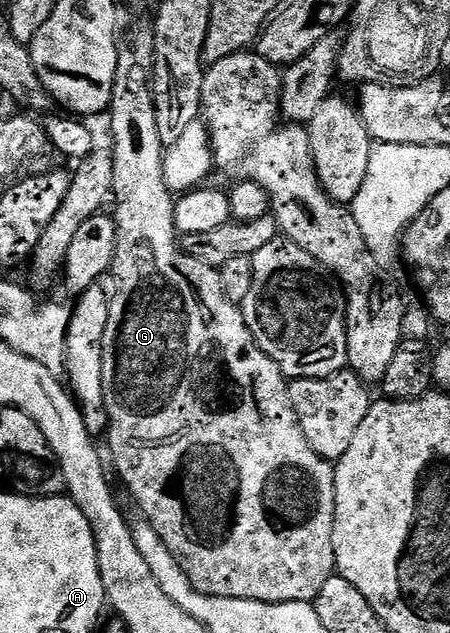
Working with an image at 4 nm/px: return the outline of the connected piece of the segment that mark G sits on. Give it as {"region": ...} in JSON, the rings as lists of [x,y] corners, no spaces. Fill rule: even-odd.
{"region":[[[150,21],[139,22],[132,30],[124,29],[119,44],[117,76],[113,80],[111,93],[111,138],[115,147],[110,147],[113,158],[113,202],[116,202],[113,217],[117,244],[111,261],[109,279],[111,278],[109,301],[109,324],[105,324],[103,341],[103,363],[101,376],[105,384],[105,408],[107,409],[107,428],[105,439],[111,449],[109,462],[119,473],[121,481],[127,485],[129,493],[139,505],[138,512],[153,526],[157,536],[168,546],[176,563],[181,566],[185,576],[203,594],[229,596],[245,600],[262,602],[309,602],[321,592],[325,580],[336,573],[335,553],[333,552],[333,520],[335,519],[335,467],[326,462],[313,448],[299,427],[297,416],[291,407],[287,395],[288,379],[284,378],[281,368],[257,344],[243,319],[242,309],[225,296],[221,288],[221,276],[218,269],[209,264],[201,264],[193,256],[185,254],[179,247],[180,235],[175,229],[176,195],[168,190],[163,176],[163,156],[165,153],[164,131],[157,124],[155,111],[155,32]]]}

